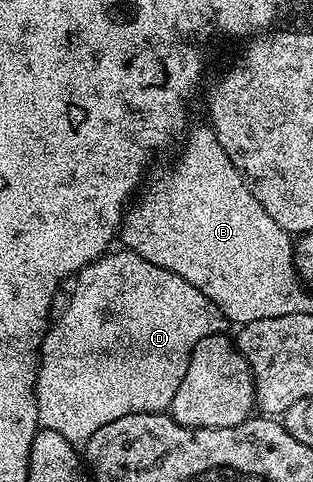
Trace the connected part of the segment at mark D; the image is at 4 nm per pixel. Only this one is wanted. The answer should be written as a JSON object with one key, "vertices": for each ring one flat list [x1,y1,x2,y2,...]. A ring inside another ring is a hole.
{"vertices":[[113,248,96,258,93,262,88,262,86,266,76,275,75,283,77,287,73,290,73,295,69,298,69,303,65,306,65,311,61,315,56,315,55,321,46,329,45,338,41,341,41,363,37,366,37,424,42,430,59,432,67,444,78,448,84,448,103,428,103,424,111,424,111,420,120,420,122,416,132,414,160,414,168,411,169,406,175,400,175,392,179,390,179,380,187,376,187,364,191,360,191,352,199,340,206,338,214,331,221,332,226,329,227,319,219,313,217,306,195,284,187,284,183,276,175,276,175,272,167,272,167,268,159,268,159,264,151,264,151,260,143,260,135,252,124,248]]}

